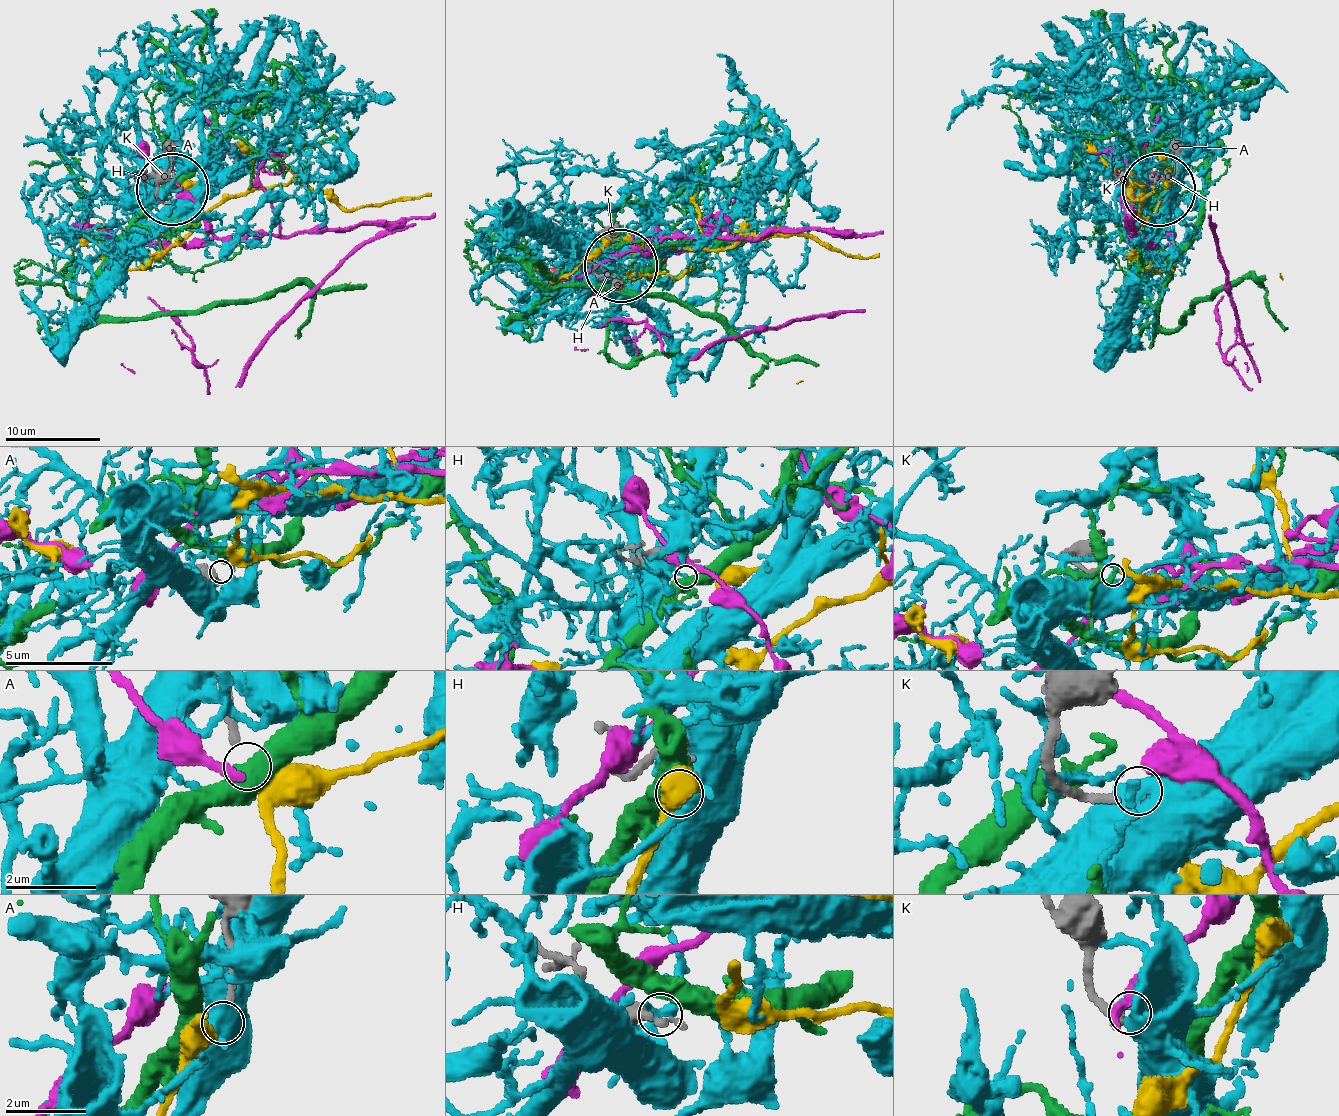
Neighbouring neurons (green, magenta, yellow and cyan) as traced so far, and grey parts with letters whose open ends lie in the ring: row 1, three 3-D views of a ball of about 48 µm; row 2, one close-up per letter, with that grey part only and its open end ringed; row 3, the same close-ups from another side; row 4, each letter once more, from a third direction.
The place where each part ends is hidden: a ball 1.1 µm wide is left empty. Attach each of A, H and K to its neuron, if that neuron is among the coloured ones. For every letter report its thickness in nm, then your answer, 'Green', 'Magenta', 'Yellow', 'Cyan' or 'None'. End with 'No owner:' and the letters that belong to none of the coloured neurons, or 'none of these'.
A: Thickness 170 nm. Yellow
H: Thickness 300 nm. Green
K: Thickness 180 nm. None
No owner: K

